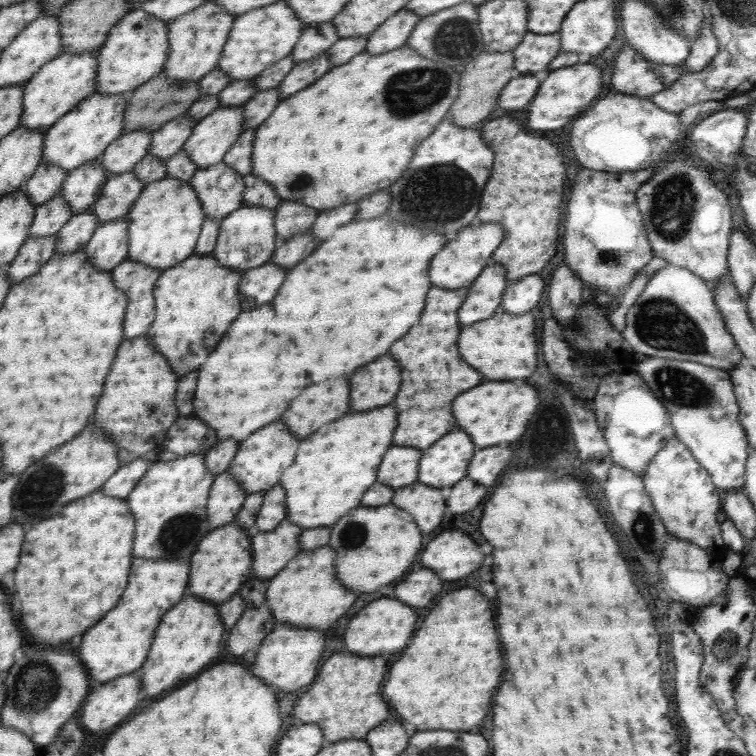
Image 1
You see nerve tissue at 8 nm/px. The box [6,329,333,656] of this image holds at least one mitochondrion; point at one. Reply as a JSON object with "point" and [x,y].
{"point":[40,491]}

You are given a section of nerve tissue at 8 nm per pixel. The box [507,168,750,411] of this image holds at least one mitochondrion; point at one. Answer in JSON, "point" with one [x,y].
{"point":[660,322]}

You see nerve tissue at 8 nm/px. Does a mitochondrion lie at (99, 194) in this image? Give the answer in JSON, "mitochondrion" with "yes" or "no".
{"mitochondrion":"no"}

